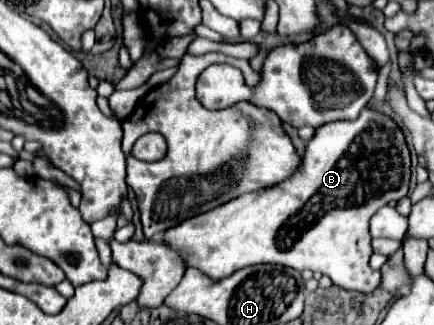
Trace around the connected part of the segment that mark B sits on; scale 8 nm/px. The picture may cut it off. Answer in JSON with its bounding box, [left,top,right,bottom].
[163,108,411,292]

